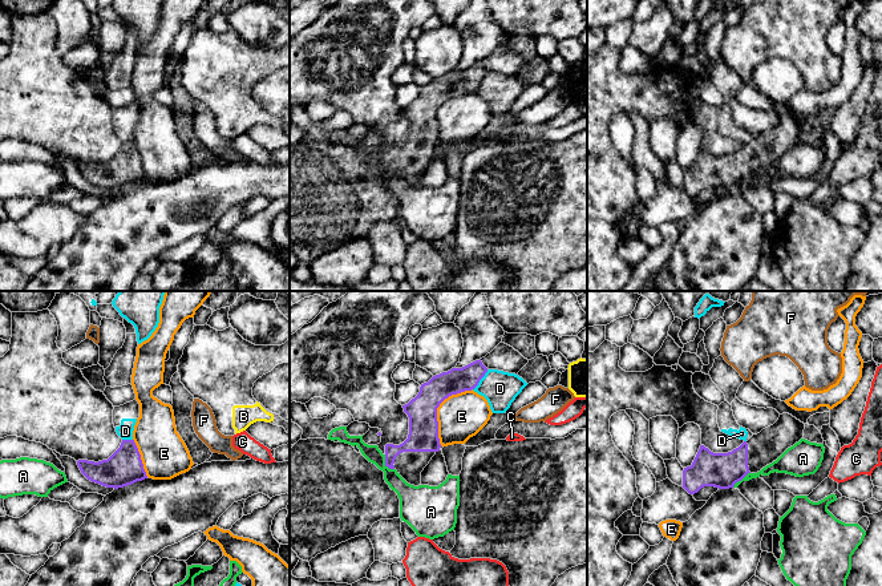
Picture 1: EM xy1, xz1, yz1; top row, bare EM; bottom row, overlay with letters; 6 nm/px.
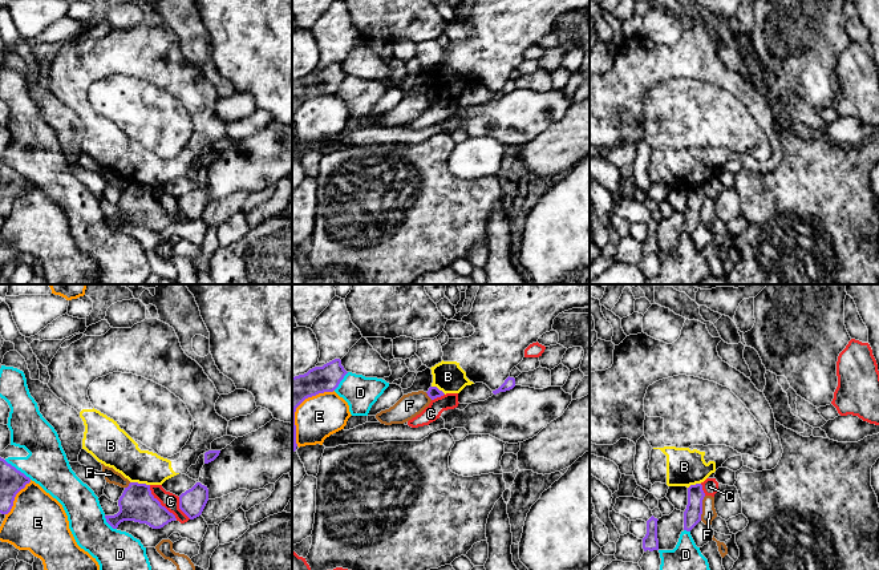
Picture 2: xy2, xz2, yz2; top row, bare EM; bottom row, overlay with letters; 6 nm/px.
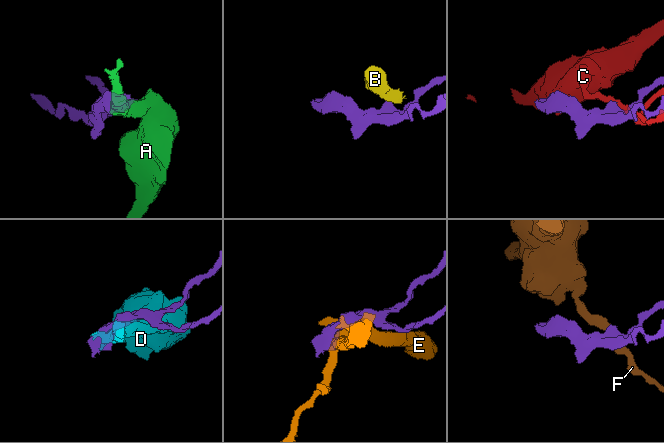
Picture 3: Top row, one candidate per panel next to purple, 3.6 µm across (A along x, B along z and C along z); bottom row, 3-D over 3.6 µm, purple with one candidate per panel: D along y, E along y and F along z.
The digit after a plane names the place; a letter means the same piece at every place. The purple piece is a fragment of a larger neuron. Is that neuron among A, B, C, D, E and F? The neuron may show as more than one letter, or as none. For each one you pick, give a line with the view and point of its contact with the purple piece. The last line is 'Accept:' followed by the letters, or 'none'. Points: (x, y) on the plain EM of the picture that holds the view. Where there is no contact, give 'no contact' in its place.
Accept: none

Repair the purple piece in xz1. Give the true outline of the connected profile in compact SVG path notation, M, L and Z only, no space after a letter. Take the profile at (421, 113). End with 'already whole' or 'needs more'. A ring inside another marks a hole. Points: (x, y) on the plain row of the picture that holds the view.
M480 61L462 70L452 70L448 74L436 77L428 85L421 86L418 97L402 108L404 114L409 120L408 141L400 147L385 147L385 169L396 171L408 186L414 189L421 187L421 174L441 150L437 110L449 98L474 92L486 74L487 70Z; needs more

